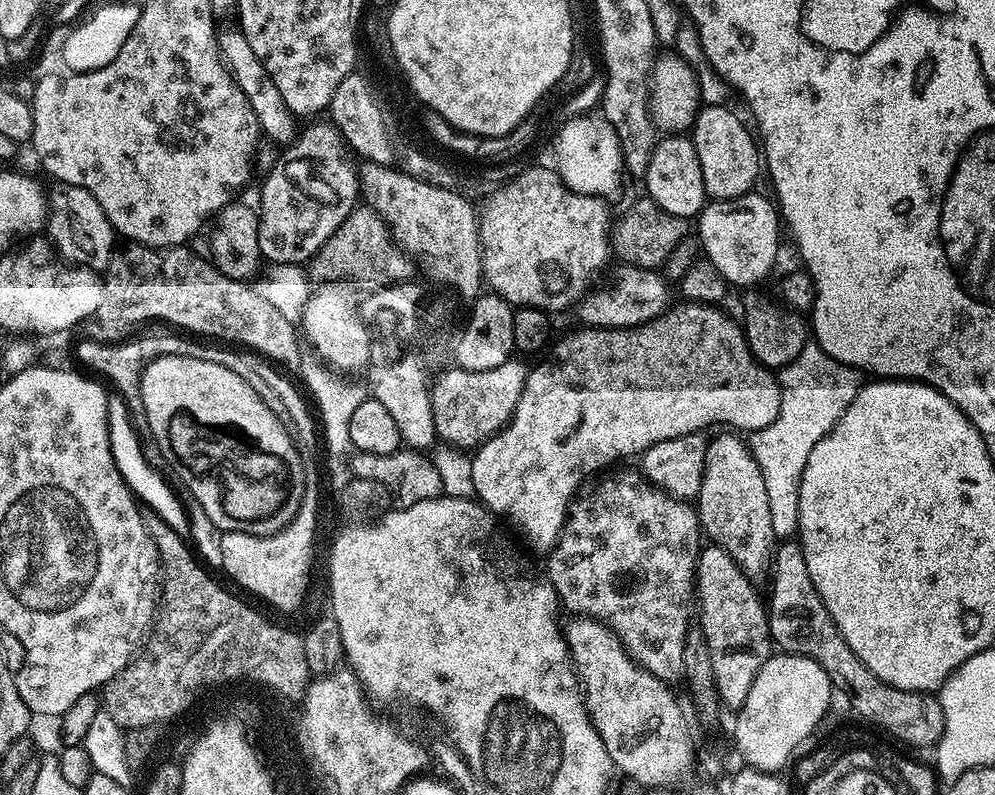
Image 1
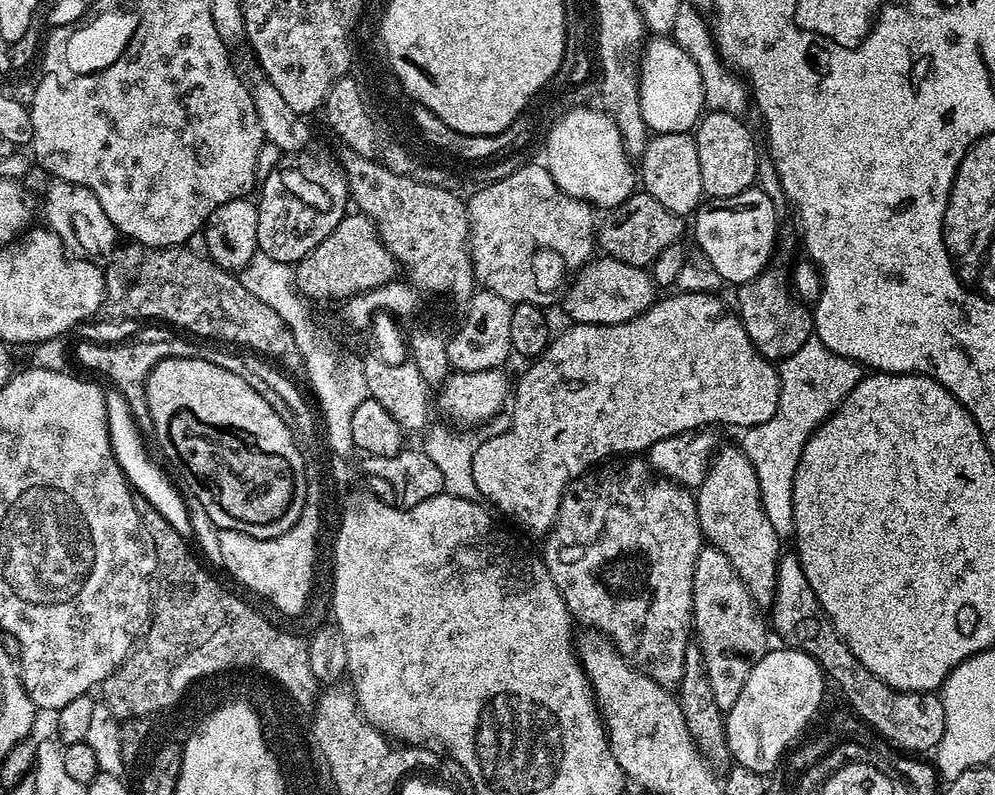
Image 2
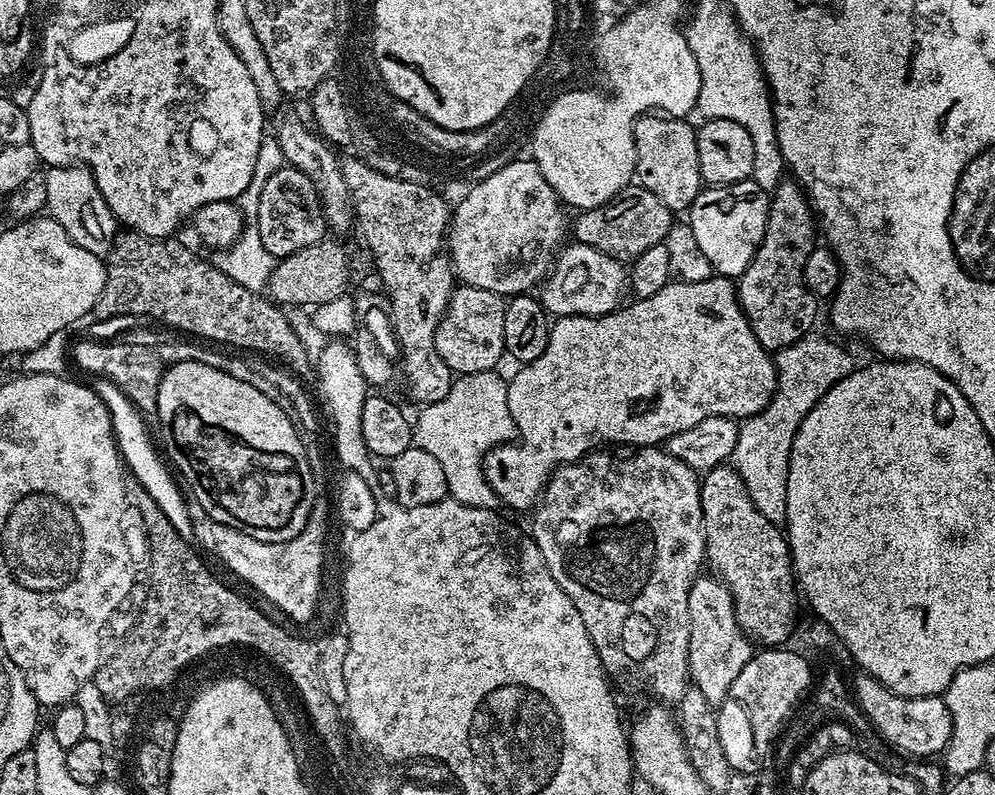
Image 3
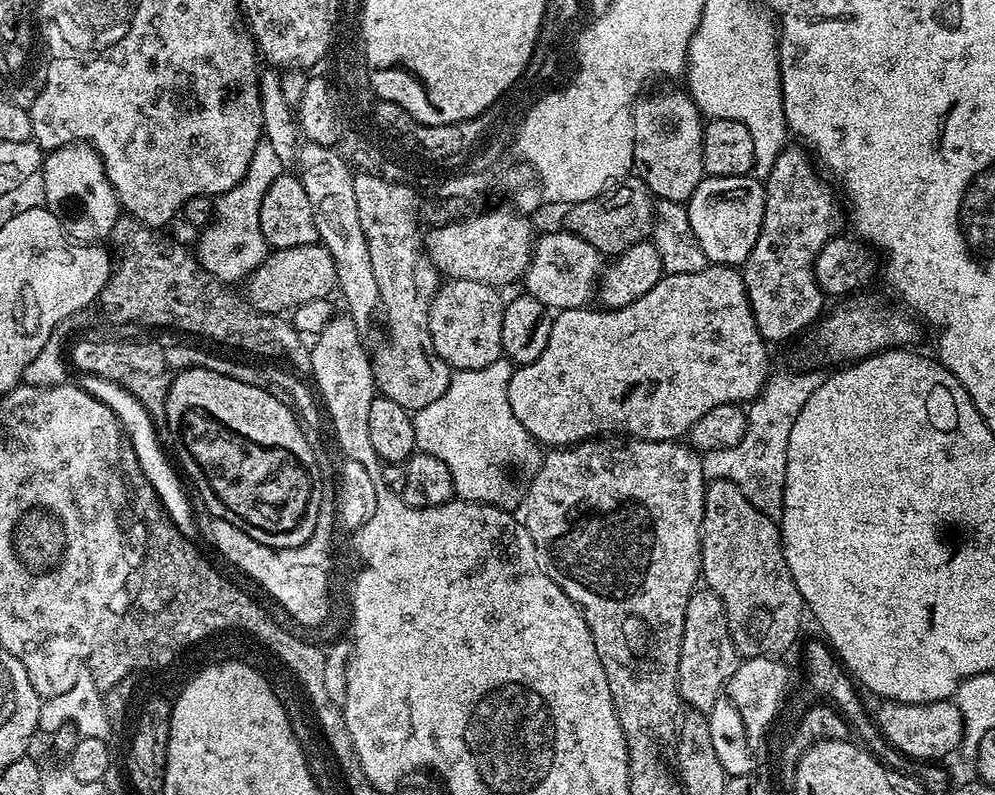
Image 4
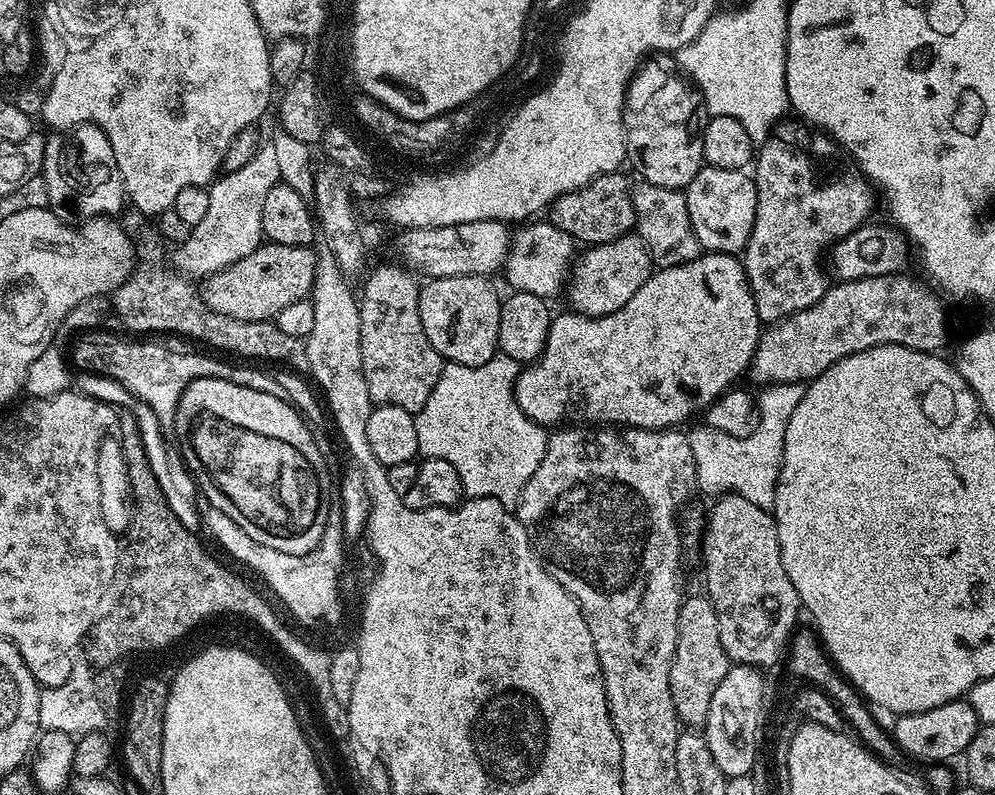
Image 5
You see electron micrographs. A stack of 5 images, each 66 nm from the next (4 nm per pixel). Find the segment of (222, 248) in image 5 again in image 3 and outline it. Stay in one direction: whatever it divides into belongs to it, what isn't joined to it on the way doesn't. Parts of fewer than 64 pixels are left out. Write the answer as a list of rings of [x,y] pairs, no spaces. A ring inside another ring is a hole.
[[[265,135],[262,146],[258,146],[258,162],[254,162],[254,178],[250,186],[246,186],[238,201],[244,216],[244,229],[230,247],[217,251],[214,256],[214,263],[222,270],[222,274],[234,278],[234,282],[246,286],[246,290],[251,292],[263,293],[267,289],[268,279],[272,277],[272,271],[276,269],[278,263],[277,257],[272,256],[270,250],[266,250],[266,246],[262,246],[262,234],[258,234],[258,226],[255,222],[258,218],[258,202],[262,198],[262,186],[270,182],[271,176],[279,168],[285,167],[285,164],[282,146],[278,146],[275,135]]]

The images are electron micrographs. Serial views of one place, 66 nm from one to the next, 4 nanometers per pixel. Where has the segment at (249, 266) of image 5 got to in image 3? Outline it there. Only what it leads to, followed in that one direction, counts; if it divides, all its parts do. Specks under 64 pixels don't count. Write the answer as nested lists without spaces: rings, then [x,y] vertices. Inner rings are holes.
[[[331,238],[319,240],[314,246],[306,246],[294,254],[283,257],[277,263],[276,269],[272,271],[272,277],[268,279],[266,289],[267,295],[281,306],[289,306],[288,304],[296,304],[292,306],[308,306],[304,304],[317,306],[322,303],[328,303],[331,299],[343,296],[348,291],[348,252],[338,241],[331,240]]]

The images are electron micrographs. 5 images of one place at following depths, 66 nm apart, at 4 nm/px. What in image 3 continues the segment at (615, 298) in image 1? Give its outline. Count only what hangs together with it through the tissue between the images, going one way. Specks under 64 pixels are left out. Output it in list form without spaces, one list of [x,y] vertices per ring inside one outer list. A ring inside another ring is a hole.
[[[568,242],[555,257],[552,270],[539,289],[538,299],[552,318],[605,316],[625,303],[624,291],[627,293],[629,288],[630,272],[621,261],[602,254],[602,250],[594,250],[594,246]]]

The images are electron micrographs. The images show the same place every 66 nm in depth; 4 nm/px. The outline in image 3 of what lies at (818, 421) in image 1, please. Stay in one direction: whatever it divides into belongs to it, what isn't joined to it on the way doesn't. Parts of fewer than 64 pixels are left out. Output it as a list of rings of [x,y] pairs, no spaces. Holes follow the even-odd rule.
[[[813,330],[807,336],[803,336],[798,342],[781,348],[775,353],[774,363],[776,365],[776,393],[772,395],[772,401],[761,410],[757,416],[750,416],[739,425],[737,434],[737,445],[734,446],[730,459],[731,467],[742,478],[754,506],[770,522],[777,526],[786,525],[786,478],[788,477],[788,463],[790,462],[790,450],[794,446],[794,436],[800,423],[810,410],[823,398],[830,386],[846,378],[854,371],[852,356],[840,344],[819,336],[819,331]]]

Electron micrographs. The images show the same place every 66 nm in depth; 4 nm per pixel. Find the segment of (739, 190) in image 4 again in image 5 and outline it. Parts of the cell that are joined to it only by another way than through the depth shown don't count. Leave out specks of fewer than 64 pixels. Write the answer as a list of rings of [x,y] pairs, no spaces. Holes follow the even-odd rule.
[[[705,166],[688,183],[686,195],[692,232],[701,249],[704,252],[743,253],[754,230],[754,214],[758,206],[755,179],[744,170]]]

